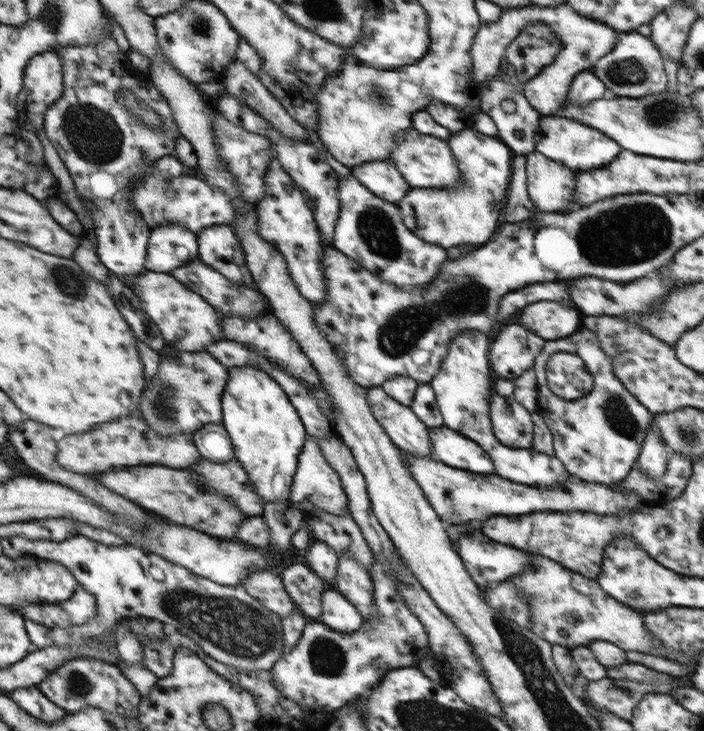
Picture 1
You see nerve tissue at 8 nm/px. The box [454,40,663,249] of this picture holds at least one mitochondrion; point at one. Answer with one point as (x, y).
(625, 72)

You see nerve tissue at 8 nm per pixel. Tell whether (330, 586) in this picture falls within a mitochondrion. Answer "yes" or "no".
no

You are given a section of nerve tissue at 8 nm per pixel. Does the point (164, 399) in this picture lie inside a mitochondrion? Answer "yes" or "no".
yes

